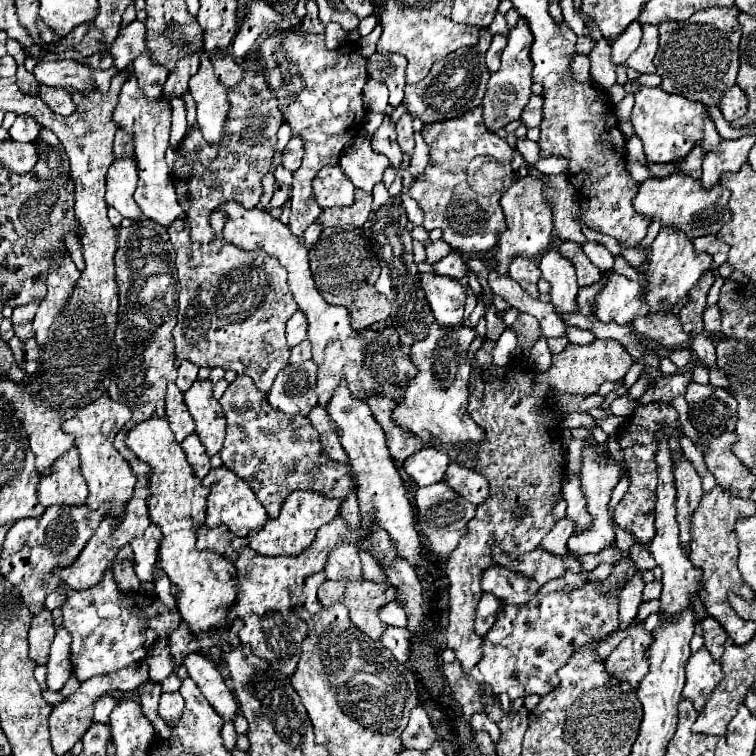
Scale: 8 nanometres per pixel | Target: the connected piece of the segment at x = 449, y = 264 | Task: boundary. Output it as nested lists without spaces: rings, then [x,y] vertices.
[[[450,251],[444,259],[440,259],[438,263],[434,263],[432,267],[434,267],[434,273],[446,275],[446,277],[452,277],[452,279],[460,279],[468,271],[468,267],[464,265],[462,255],[458,251]]]

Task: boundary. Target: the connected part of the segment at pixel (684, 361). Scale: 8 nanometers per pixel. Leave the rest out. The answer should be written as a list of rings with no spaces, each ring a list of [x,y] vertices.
[[[674,349],[674,351],[668,355],[668,359],[670,359],[680,371],[690,363],[692,357],[694,357],[694,355],[692,355],[688,349]]]

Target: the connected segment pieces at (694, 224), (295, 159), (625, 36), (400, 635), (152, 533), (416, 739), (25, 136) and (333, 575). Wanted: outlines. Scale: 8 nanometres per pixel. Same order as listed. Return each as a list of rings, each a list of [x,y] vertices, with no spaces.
[[[670,175],[666,179],[648,179],[640,183],[640,189],[634,197],[634,211],[650,217],[652,221],[660,221],[662,227],[674,227],[680,233],[686,233],[688,239],[696,239],[702,235],[714,235],[720,231],[722,223],[730,221],[728,209],[730,193],[722,189],[718,183],[706,191],[702,185],[684,175]]]
[[[292,137],[292,139],[290,139],[290,143],[288,143],[286,145],[286,149],[284,149],[284,155],[282,155],[282,165],[289,171],[294,172],[300,167],[303,156],[303,142],[300,141],[298,137]]]
[[[634,21],[626,27],[624,33],[620,33],[618,39],[614,39],[610,45],[612,45],[612,63],[614,65],[620,65],[620,63],[626,63],[626,59],[630,57],[632,51],[636,51],[636,47],[640,45],[640,39],[642,39],[642,27]]]
[[[386,627],[386,631],[382,633],[380,641],[384,643],[384,647],[388,647],[392,651],[392,655],[398,661],[406,661],[408,659],[408,641],[410,641],[410,631],[408,629]]]
[[[152,523],[142,537],[132,539],[130,547],[134,549],[136,561],[134,561],[134,571],[140,581],[152,581],[152,567],[158,557],[158,543],[160,543],[160,527]]]
[[[418,705],[410,713],[408,727],[402,731],[402,745],[412,749],[426,749],[436,739],[426,711]]]
[[[20,115],[20,117],[16,117],[14,125],[10,127],[10,137],[14,141],[36,141],[38,129],[40,129],[40,125],[36,123],[34,117]]]
[[[352,543],[336,545],[326,557],[326,577],[328,579],[360,579],[362,567],[358,557],[358,547]]]

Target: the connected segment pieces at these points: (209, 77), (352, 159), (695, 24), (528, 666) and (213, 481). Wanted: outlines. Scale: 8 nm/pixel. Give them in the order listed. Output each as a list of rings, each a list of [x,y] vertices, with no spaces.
[[[208,55],[200,57],[200,67],[194,77],[190,77],[190,91],[198,111],[198,127],[204,139],[212,145],[222,141],[226,115],[228,115],[228,95],[218,83]]]
[[[356,137],[350,147],[342,153],[340,167],[350,177],[354,187],[364,189],[366,193],[372,193],[374,185],[382,181],[384,169],[390,165],[390,159],[386,155],[374,153],[368,139]]]
[[[716,7],[694,13],[686,23],[664,23],[660,29],[660,47],[654,57],[656,73],[662,77],[660,87],[668,93],[678,93],[686,99],[700,101],[704,105],[716,105],[722,91],[736,83],[738,73],[738,43],[740,43],[740,25],[738,25],[738,7]]]
[[[622,557],[614,567],[610,577],[598,583],[586,581],[580,589],[572,591],[554,591],[548,595],[536,595],[524,605],[506,605],[502,603],[494,627],[482,639],[482,659],[470,671],[462,671],[458,659],[444,665],[444,675],[448,685],[462,709],[466,721],[474,713],[484,711],[484,691],[490,685],[492,697],[508,693],[514,701],[526,695],[546,695],[558,685],[556,671],[580,649],[590,647],[604,639],[608,633],[620,627],[618,619],[618,601],[620,591],[624,589],[624,577],[628,567],[634,563],[630,557]]]
[[[218,467],[212,469],[204,479],[204,485],[210,485],[210,495],[208,495],[208,503],[206,503],[206,525],[216,527],[216,525],[228,525],[230,531],[238,537],[248,535],[250,529],[258,529],[266,523],[268,515],[266,509],[262,507],[262,503],[256,499],[254,491],[250,491],[250,485],[240,479],[232,469],[226,467]]]

